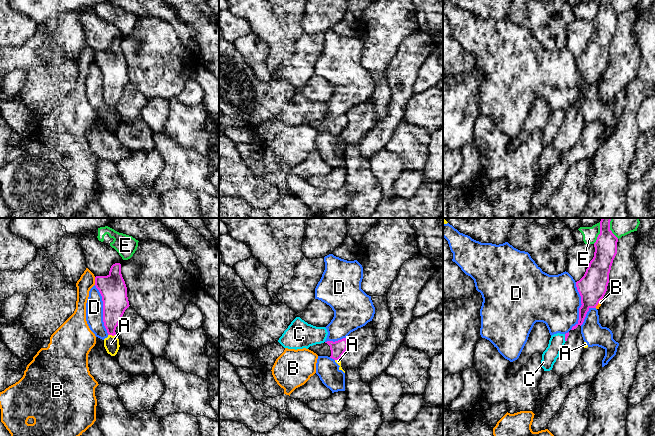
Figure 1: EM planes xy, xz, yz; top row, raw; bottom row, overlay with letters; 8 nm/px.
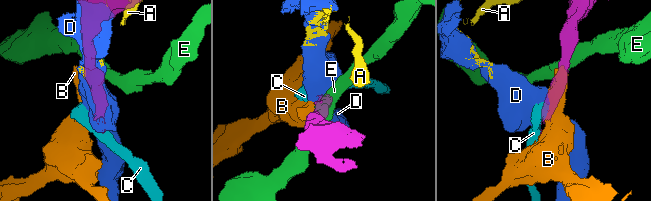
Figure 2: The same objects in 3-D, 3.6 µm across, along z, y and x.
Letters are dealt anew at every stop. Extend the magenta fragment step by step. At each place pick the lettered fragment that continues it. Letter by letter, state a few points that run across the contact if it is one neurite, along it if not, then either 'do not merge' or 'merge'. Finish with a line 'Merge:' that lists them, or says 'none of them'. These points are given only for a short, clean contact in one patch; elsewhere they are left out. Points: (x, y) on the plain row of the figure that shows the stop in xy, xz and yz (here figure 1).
A: line xy (108, 110), (115, 111); do not merge
B: do not merge
C: line yz (564, 110), (565, 117); do not merge
D: do not merge
E: do not merge
Merge: none of them

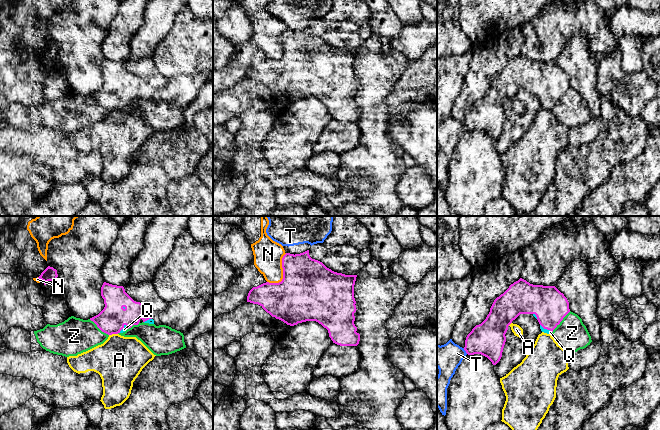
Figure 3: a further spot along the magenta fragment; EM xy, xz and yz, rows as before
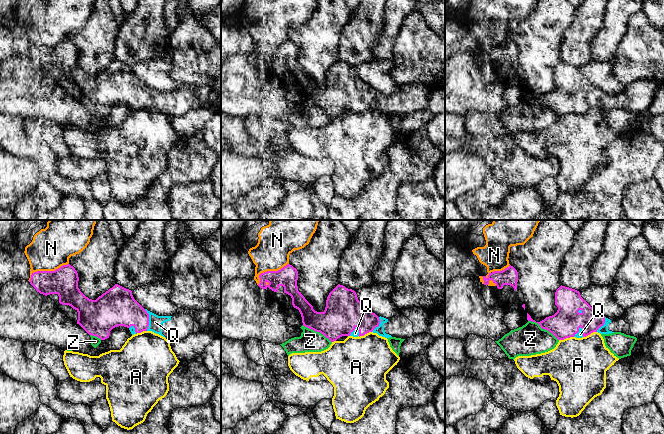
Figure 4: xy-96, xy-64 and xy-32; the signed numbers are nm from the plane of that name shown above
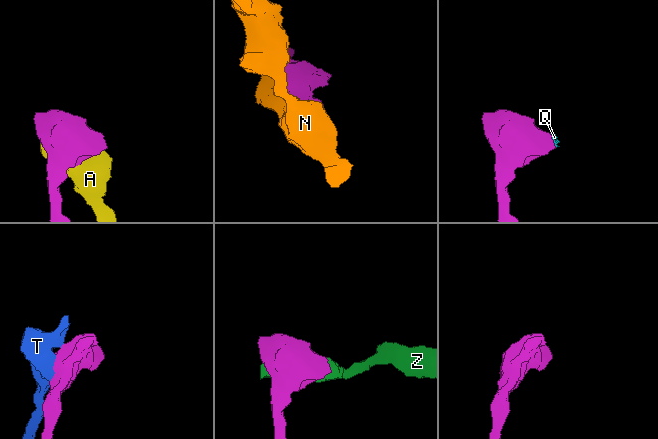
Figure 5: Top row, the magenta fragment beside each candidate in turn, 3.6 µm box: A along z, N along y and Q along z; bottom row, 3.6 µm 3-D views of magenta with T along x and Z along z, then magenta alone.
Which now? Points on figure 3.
A: do not merge
N: do not merge
Q: line xy (111, 96), (116, 96), (123, 103), (124, 105); merge
T: do not merge
Z: do not merge
Merge: Q

